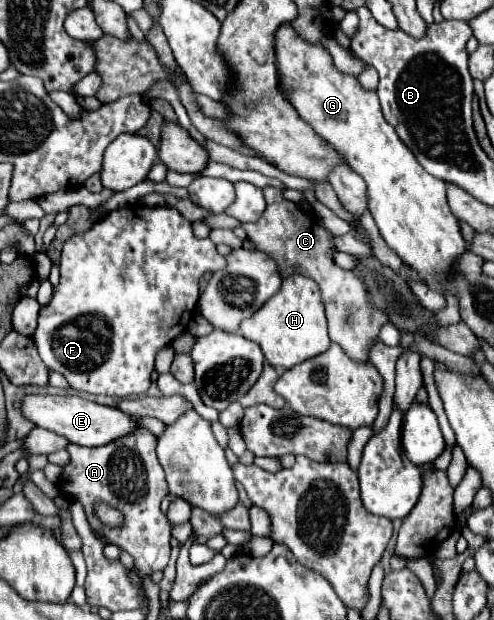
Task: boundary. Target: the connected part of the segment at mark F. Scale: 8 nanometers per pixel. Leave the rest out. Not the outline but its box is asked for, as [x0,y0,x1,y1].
[33,205,225,397]

